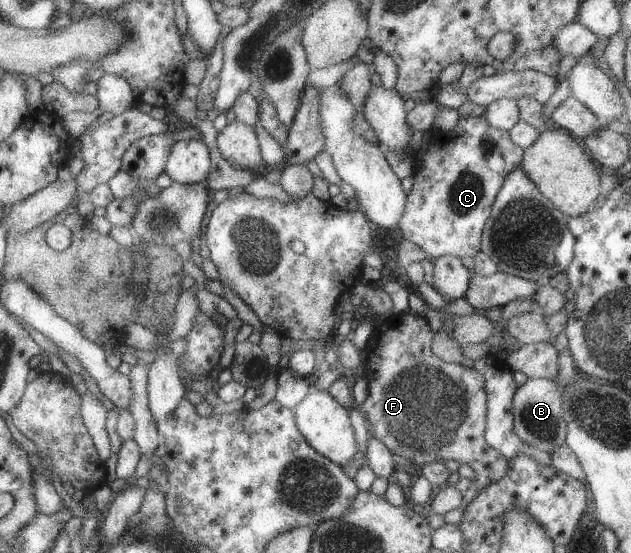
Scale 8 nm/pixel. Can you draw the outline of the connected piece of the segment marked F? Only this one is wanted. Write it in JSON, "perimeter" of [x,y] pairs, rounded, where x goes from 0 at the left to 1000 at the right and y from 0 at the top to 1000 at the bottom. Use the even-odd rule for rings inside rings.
{"perimeter":[[[651,561],[635,562],[632,566],[621,566],[621,575],[615,575],[605,590],[594,593],[594,604],[585,618],[585,635],[582,646],[582,660],[578,680],[585,691],[585,718],[580,727],[572,732],[572,740],[586,759],[591,785],[602,790],[610,805],[610,812],[620,812],[623,821],[640,825],[651,832],[659,841],[661,850],[670,844],[678,835],[707,835],[707,832],[724,832],[732,839],[742,839],[751,850],[751,868],[758,872],[758,882],[770,882],[777,875],[783,875],[799,864],[799,857],[808,846],[807,832],[792,821],[784,810],[780,810],[769,794],[770,761],[772,761],[772,712],[769,705],[769,684],[750,665],[740,665],[727,658],[713,658],[704,653],[694,640],[688,637],[688,602],[677,591],[677,579],[672,570],[664,570]]]}

